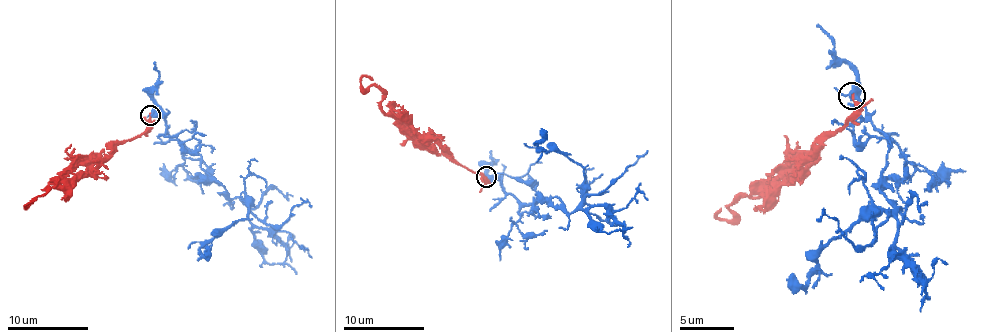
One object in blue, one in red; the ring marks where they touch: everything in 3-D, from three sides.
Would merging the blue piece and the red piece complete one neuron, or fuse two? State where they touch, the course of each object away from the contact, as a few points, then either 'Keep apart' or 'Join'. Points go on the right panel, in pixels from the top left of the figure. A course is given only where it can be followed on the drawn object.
Place: (852, 96). Course of blue: (852, 95), (888, 139), (880, 191), (902, 210), (866, 210), (817, 256), (809, 281), (801, 286), (790, 275). Course of red: (852, 95), (855, 112), (839, 131), (828, 131), (760, 196), (735, 199), (716, 215), (721, 221). Join

